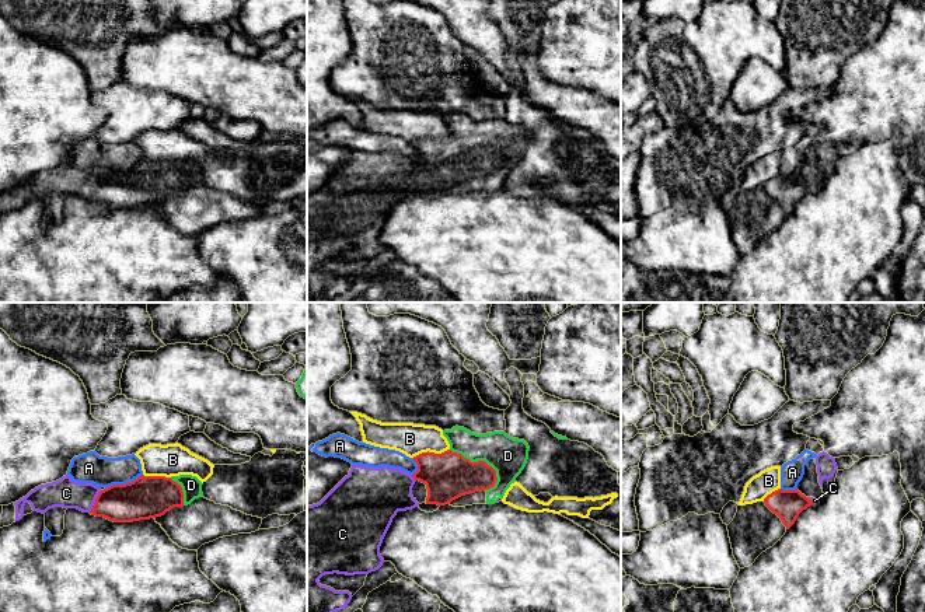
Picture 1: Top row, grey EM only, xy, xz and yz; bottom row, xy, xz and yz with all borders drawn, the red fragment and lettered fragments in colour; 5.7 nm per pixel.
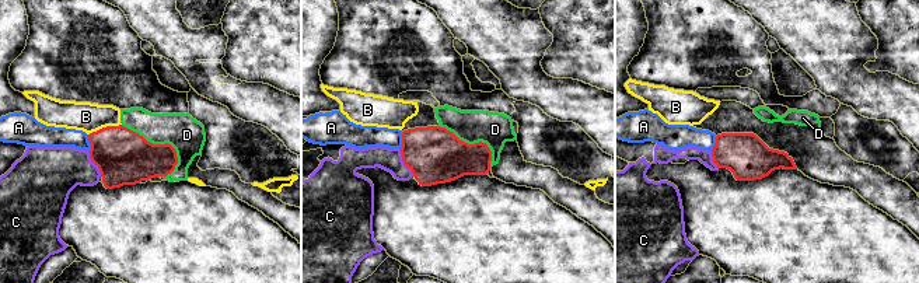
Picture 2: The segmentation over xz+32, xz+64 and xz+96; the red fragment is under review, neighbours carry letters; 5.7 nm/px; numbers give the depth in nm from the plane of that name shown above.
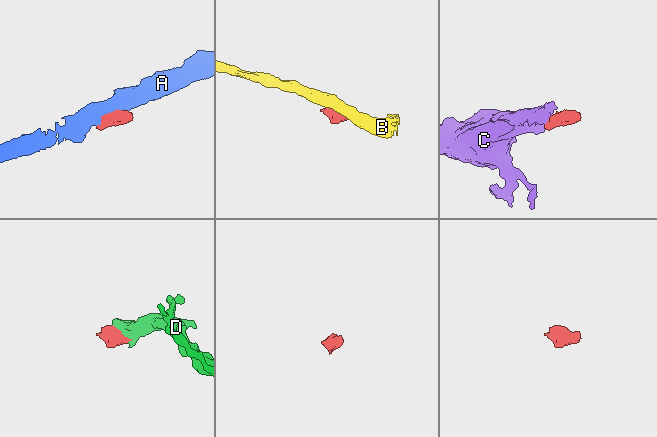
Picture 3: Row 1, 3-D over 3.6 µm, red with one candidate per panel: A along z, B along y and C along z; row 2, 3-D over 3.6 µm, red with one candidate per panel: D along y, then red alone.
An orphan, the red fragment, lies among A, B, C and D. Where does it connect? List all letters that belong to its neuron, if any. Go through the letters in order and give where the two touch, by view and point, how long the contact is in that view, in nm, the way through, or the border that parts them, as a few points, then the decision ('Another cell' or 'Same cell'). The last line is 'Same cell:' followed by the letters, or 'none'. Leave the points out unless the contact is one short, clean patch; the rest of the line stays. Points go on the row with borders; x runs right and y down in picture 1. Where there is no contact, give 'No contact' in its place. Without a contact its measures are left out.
A: Touches red at xy (125, 483). Shared border 240 nm. Boundary: xy (142, 474), (129, 482), (112, 483), (105, 489). Another cell
B: Touches red at xz (430, 453). Shared border 220 nm. Another cell
C: Touches red at xy (96, 502). Shared border 150 nm. Path across: xy (138, 500), (96, 502), (84, 496), (66, 493). Same cell
D: Touches red at xz (480, 461). Shared border 340 nm. Path across: xz (449, 475), (480, 461), (494, 461), (508, 455). Same cell
Same cell: C, D

